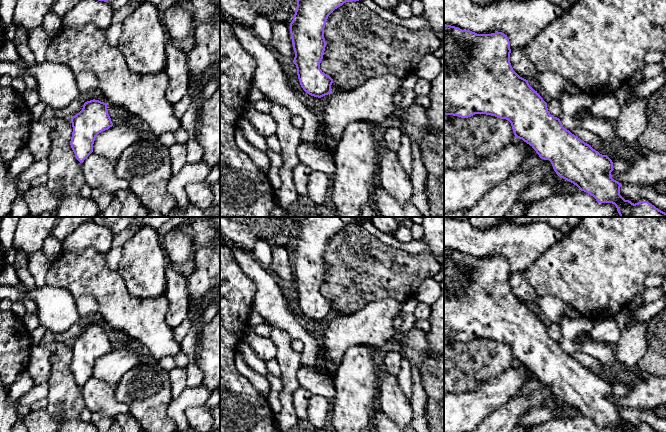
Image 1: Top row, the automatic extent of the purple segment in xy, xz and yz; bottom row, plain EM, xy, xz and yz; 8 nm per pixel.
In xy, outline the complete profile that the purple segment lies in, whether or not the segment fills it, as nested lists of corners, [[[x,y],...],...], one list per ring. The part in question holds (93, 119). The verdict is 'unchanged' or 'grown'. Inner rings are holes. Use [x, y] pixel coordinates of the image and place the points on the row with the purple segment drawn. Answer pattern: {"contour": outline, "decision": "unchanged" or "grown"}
{"contour": [[[95,99],[85,102],[82,110],[71,118],[71,123],[70,145],[80,163],[93,152],[96,136],[113,126],[107,104]]], "decision": "unchanged"}

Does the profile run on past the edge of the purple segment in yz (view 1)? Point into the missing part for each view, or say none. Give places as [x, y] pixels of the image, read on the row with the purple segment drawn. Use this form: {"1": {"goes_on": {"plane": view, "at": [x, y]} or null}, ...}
{"1": {"goes_on": null}}

